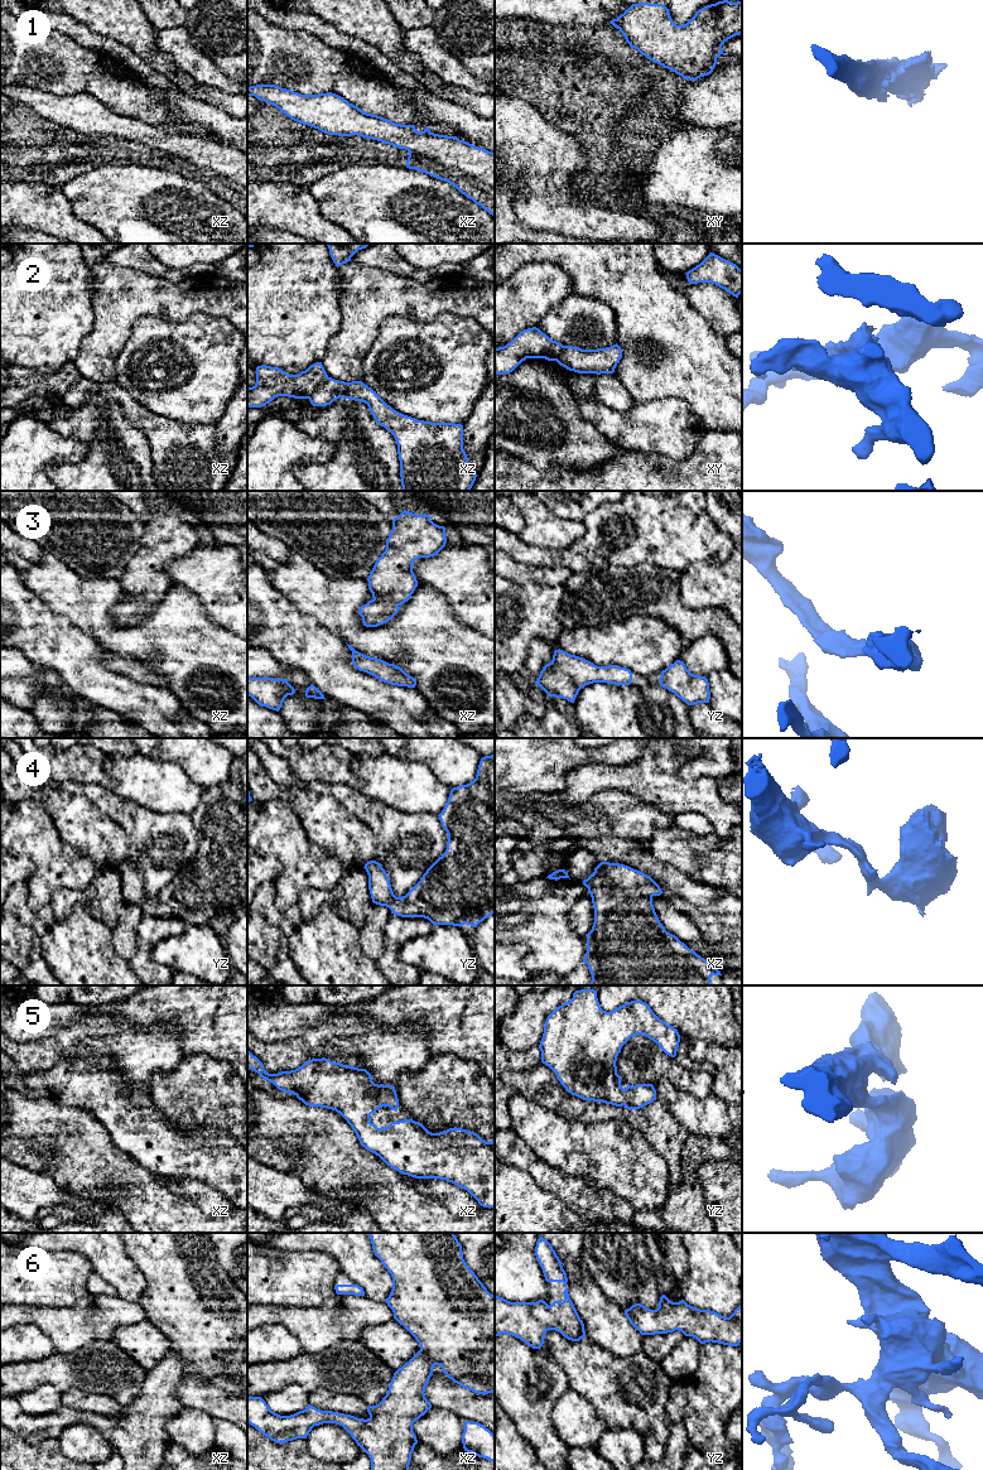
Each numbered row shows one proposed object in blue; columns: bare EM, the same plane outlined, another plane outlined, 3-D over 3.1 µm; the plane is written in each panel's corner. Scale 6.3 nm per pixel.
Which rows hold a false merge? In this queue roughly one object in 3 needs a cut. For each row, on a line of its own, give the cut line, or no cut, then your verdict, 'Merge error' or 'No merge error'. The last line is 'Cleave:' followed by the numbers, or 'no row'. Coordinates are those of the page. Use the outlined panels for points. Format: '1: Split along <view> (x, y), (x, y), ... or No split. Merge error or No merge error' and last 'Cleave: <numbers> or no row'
1: No split. No merge error
2: Split along xz (328, 377), (308, 398). Merge error
3: No split. No merge error
4: No split. No merge error
5: No split. No merge error
6: No split. No merge error
Cleave: 2

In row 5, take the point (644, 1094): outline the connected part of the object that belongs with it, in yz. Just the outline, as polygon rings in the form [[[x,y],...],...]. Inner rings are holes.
[[[580,989],[573,993],[573,998],[553,1011],[544,1026],[543,1038],[539,1049],[541,1051],[541,1062],[549,1066],[556,1075],[556,1079],[568,1093],[583,1100],[602,1102],[616,1107],[625,1105],[628,1110],[640,1109],[656,1100],[656,1090],[652,1084],[637,1084],[635,1086],[627,1084],[627,1088],[621,1086],[621,1076],[617,1074],[617,1056],[622,1046],[636,1035],[645,1035],[669,1056],[675,1057],[680,1042],[680,1035],[676,1028],[660,1020],[642,1001],[627,1002],[612,1012],[606,1012],[601,1008],[597,998],[597,991]]]

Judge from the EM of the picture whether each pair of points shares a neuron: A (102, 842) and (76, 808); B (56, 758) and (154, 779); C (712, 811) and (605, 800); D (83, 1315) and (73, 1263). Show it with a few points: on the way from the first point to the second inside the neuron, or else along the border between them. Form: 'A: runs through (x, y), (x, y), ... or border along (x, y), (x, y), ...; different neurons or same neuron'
A: runs through (94, 833), (77, 817); same neuron
B: runs through (80, 767), (86, 771), (117, 774), (130, 779); same neuron
C: border along (611, 790), (631, 794), (640, 801); different neurons
D: border along (88, 1293), (71, 1305), (52, 1307); different neurons

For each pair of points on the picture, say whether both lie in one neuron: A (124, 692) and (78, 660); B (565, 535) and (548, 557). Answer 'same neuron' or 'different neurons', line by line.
A: same neuron
B: different neurons

